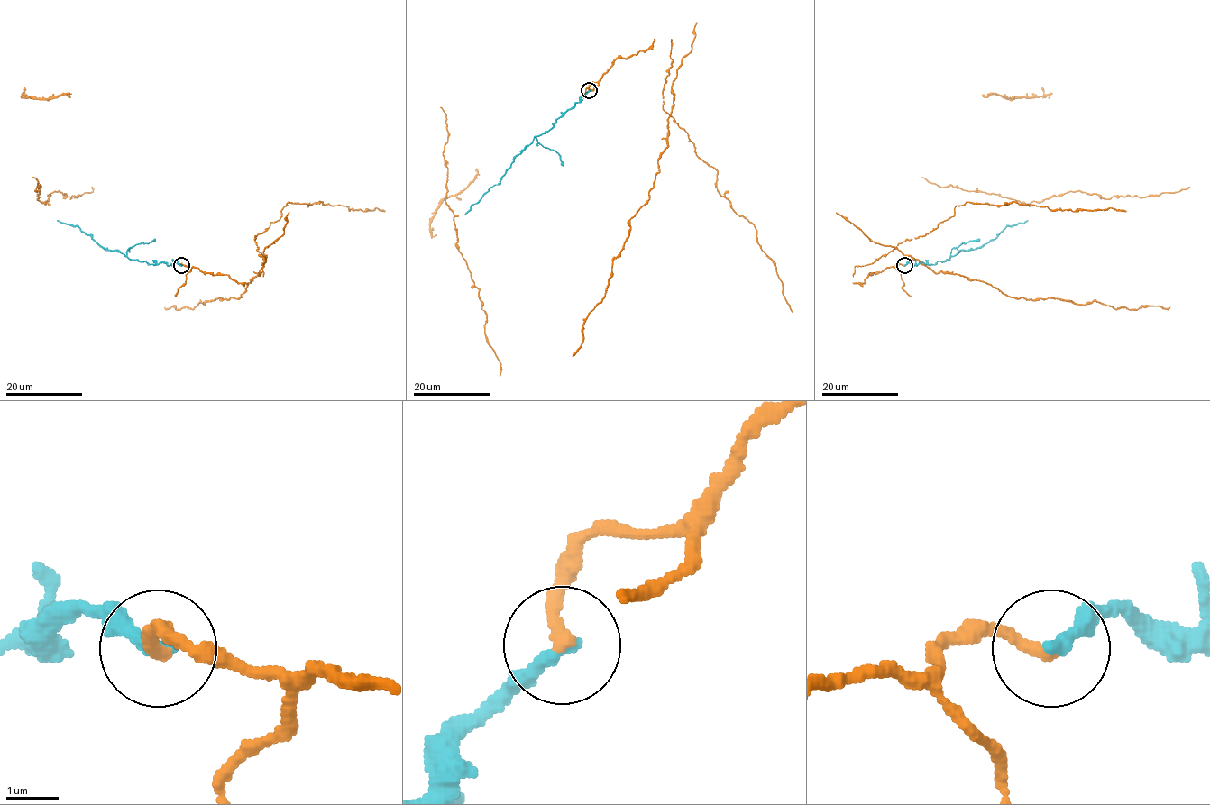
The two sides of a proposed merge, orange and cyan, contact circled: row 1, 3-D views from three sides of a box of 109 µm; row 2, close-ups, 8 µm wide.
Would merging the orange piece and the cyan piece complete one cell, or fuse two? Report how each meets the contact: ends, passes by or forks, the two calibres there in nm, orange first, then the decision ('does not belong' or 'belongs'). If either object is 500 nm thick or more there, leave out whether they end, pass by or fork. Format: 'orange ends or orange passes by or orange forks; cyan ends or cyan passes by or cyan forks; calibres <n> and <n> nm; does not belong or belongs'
orange ends; cyan ends; calibres 260 and 280 nm; belongs

